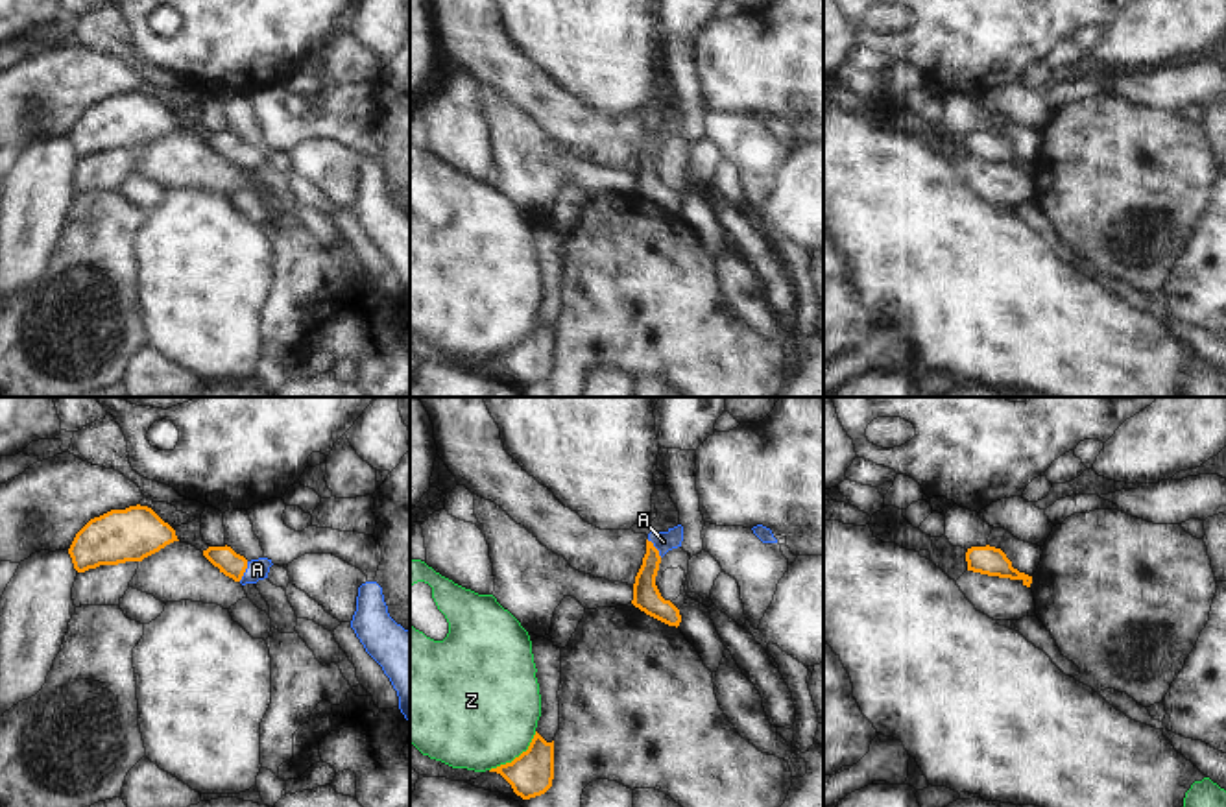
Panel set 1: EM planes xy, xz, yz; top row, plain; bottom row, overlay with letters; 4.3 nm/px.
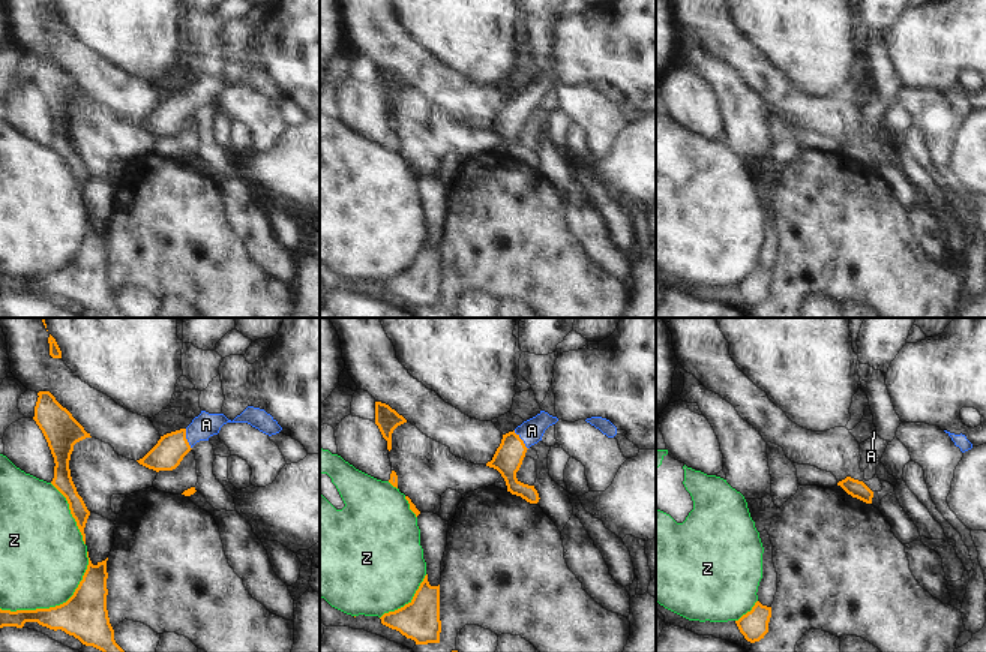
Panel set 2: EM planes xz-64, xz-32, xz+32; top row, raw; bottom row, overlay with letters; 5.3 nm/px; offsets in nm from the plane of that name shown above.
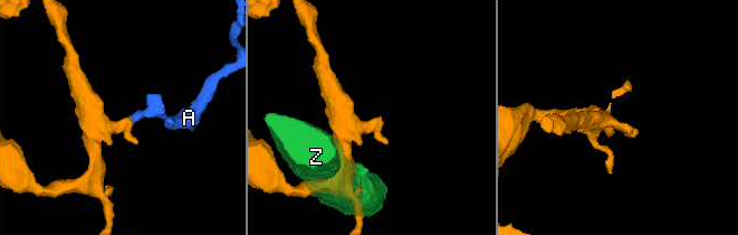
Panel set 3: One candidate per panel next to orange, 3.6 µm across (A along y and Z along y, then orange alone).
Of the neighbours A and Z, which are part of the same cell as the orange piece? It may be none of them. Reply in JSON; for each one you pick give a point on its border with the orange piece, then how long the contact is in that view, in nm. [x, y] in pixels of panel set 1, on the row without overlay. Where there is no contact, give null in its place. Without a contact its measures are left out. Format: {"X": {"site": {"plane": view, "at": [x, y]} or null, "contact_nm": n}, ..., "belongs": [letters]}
{"A": {"site": {"plane": "xy", "at": [244, 157]}, "contact_nm": 100}, "belongs": ["A"]}

